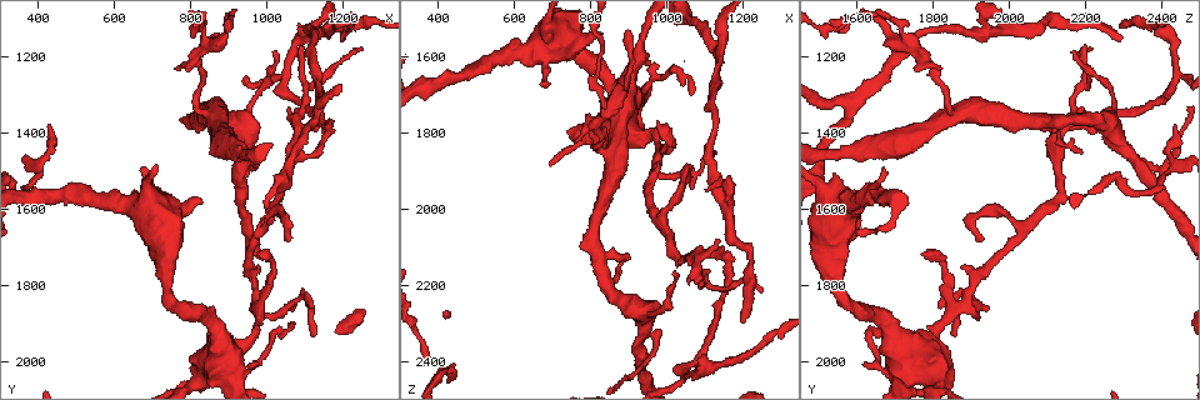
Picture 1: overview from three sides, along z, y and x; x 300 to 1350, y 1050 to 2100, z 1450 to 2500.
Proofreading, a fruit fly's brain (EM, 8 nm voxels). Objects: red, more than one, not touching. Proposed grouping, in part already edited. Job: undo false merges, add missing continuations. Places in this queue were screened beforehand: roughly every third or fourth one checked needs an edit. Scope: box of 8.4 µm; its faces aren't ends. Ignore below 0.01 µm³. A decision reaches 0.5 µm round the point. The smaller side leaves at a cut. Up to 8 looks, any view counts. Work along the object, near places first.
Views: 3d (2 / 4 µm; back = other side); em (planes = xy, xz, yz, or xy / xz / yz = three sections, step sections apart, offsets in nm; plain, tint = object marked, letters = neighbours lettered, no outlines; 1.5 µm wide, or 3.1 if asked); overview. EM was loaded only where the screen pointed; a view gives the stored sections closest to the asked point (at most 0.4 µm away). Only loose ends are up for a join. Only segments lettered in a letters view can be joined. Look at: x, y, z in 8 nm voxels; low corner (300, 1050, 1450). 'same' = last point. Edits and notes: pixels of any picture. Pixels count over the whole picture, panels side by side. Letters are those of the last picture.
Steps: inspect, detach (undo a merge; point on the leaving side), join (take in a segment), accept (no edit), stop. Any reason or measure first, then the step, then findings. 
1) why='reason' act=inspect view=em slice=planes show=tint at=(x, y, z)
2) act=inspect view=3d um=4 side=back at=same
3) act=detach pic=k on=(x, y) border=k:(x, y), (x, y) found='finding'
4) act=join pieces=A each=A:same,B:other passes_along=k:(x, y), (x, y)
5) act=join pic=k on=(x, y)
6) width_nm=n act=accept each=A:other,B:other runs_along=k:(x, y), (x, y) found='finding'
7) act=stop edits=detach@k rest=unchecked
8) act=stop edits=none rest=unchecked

why='thick turns thin' act=inspect view=em slice=xy step=8 show=tint at=(820, 1365, 2130)

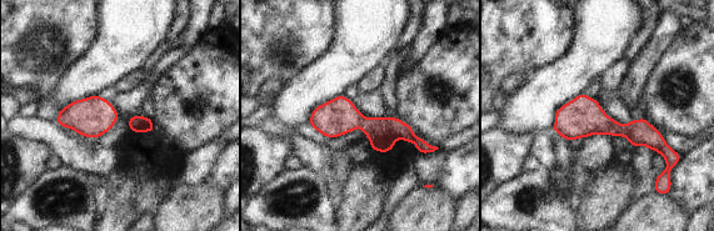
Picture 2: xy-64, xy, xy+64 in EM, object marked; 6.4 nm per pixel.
why='cut it another way' act=inspect view=em slice=planes show=letters at=same

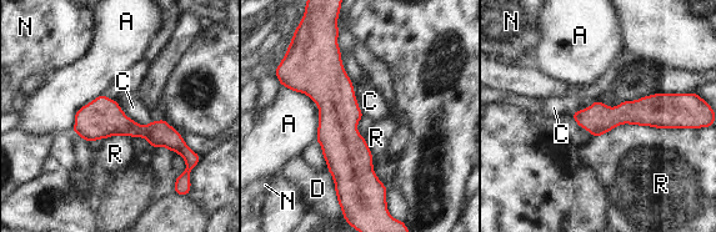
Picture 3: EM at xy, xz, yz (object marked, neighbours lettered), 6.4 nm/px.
width_nm=200 act=accept each=A:other,C:other,D:other,N:other,R:other runs_along=3:(329, 41), (341, 191) found='all the same neuron'

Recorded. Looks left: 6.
why='abrupt turn' act=inspect view=3d um=2 at=(1070, 1460, 2125)

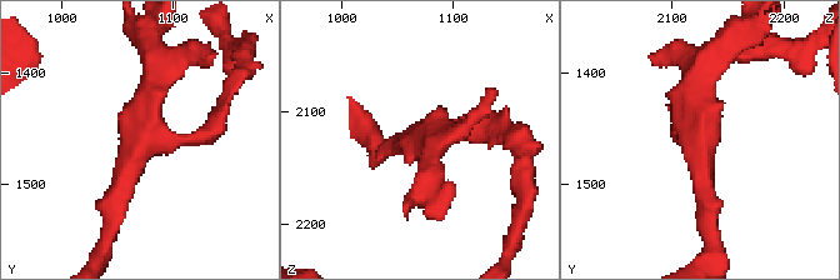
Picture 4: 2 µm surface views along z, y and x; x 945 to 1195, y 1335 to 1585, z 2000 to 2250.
act=inspect view=em slice=planes show=tint at=(1076, 1460, 2118)

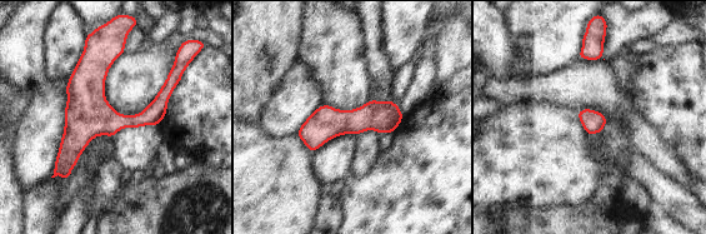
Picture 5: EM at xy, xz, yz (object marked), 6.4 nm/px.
why='what lies round it' act=inspect view=em slice=planes show=letters at=same

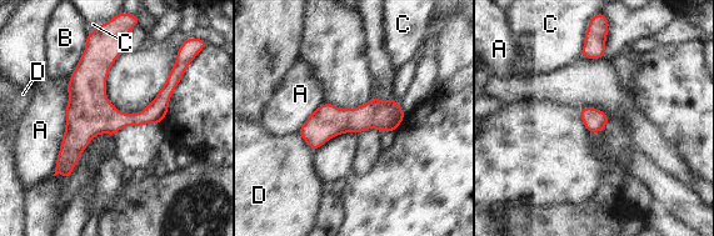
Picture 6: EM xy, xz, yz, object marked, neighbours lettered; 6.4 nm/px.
width_nm=220 act=accept each=A:other,B:other,C:other,D:other runs_along=6:(95, 44), (88, 115), (66, 174) found='all the same neuron'

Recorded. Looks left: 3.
why='arms part here' act=inspect view=em slice=planes show=tint at=(1050, 1250, 2430)

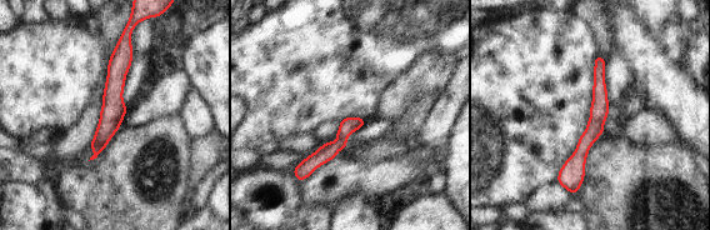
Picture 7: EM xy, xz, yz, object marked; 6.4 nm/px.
act=inspect view=em slice=planes show=letters at=same

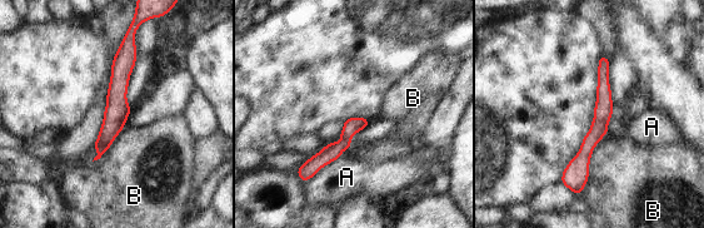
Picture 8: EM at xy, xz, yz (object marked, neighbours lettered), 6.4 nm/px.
longest_contact=B:440nm act=accept each=A:other,B:other runs_along=8:(603, 60), (603, 114), (578, 191) found='continuous, no second neuron'

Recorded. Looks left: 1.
act=stop edits=none rest=unchecked

